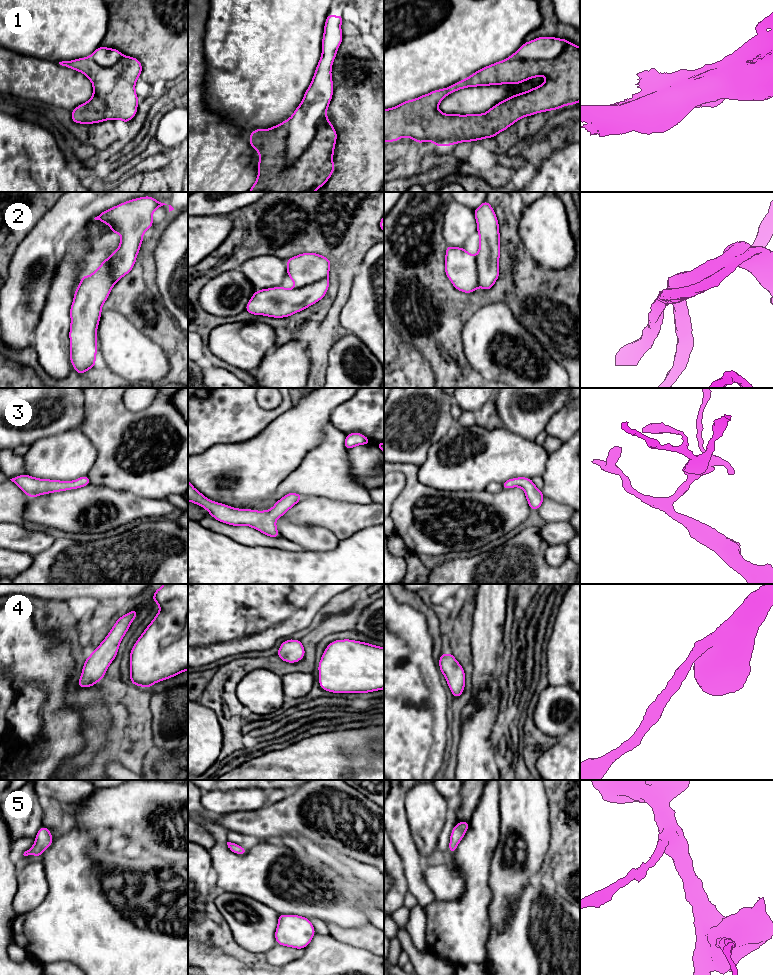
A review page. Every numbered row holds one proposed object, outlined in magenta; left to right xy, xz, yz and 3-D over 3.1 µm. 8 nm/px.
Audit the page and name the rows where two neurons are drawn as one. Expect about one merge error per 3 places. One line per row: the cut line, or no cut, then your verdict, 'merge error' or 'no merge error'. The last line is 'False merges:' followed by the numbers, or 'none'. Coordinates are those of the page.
1: xz (325, 113), (309, 145), (286, 164) | merge error
2: no cut | no merge error
3: no cut | no merge error
4: no cut | no merge error
5: no cut | no merge error
False merges: 1

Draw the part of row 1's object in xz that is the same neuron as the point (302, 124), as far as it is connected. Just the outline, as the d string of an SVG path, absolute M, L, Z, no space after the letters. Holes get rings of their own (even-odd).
M342 13L326 17L322 55L303 100L288 120L288 142L285 163L293 163L309 146L316 134L318 121L326 114L333 96L331 69L342 42Z

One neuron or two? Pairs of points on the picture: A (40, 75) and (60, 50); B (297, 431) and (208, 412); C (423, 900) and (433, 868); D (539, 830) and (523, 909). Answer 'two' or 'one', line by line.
A: two
B: two
C: two
D: two

